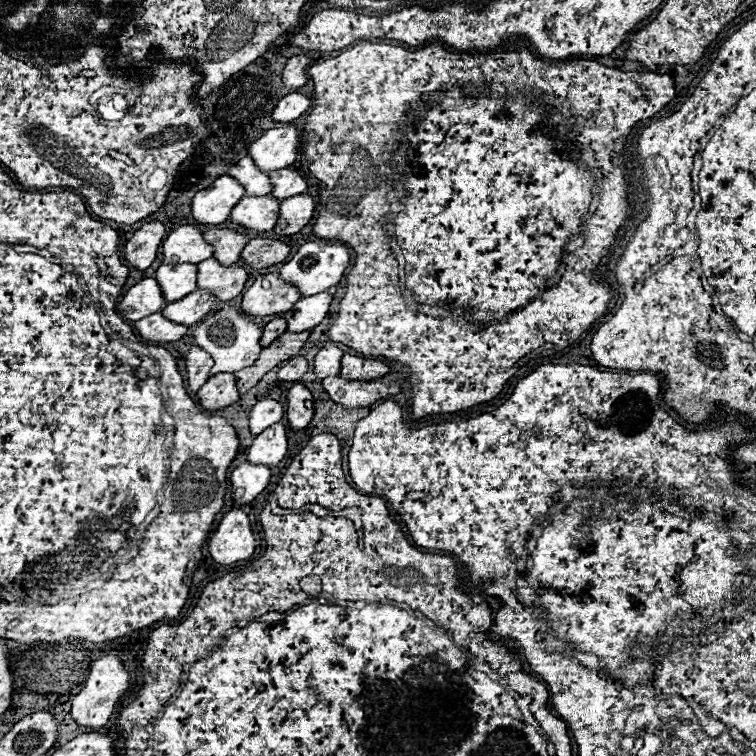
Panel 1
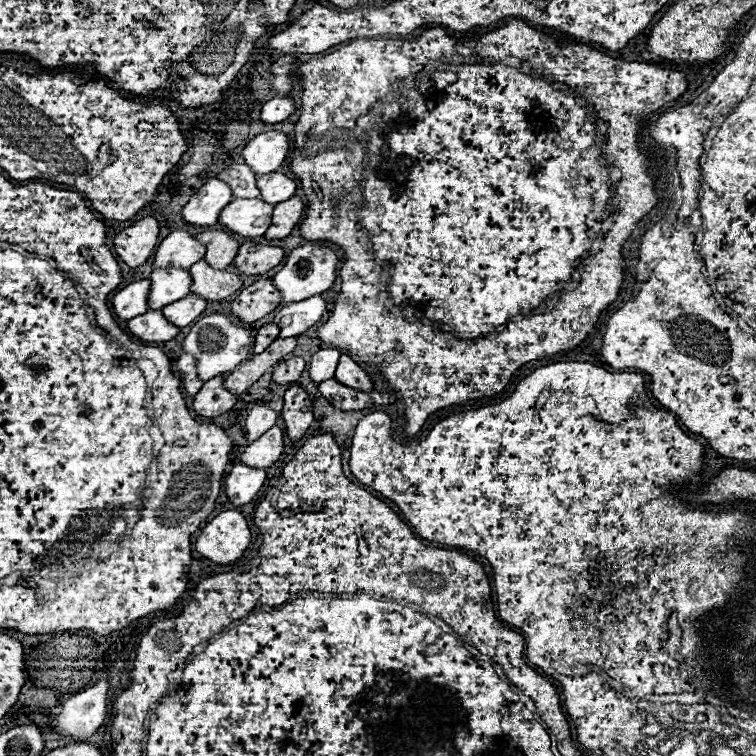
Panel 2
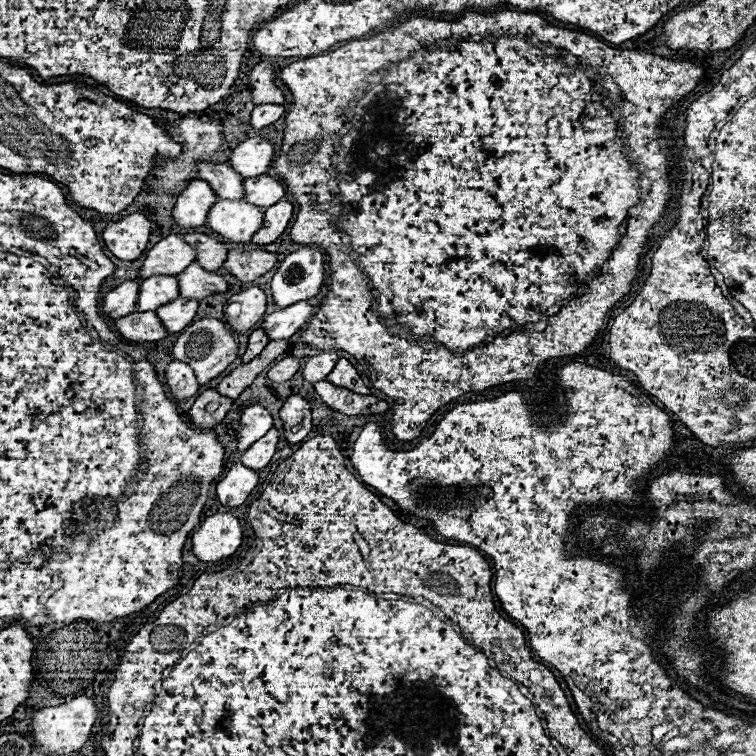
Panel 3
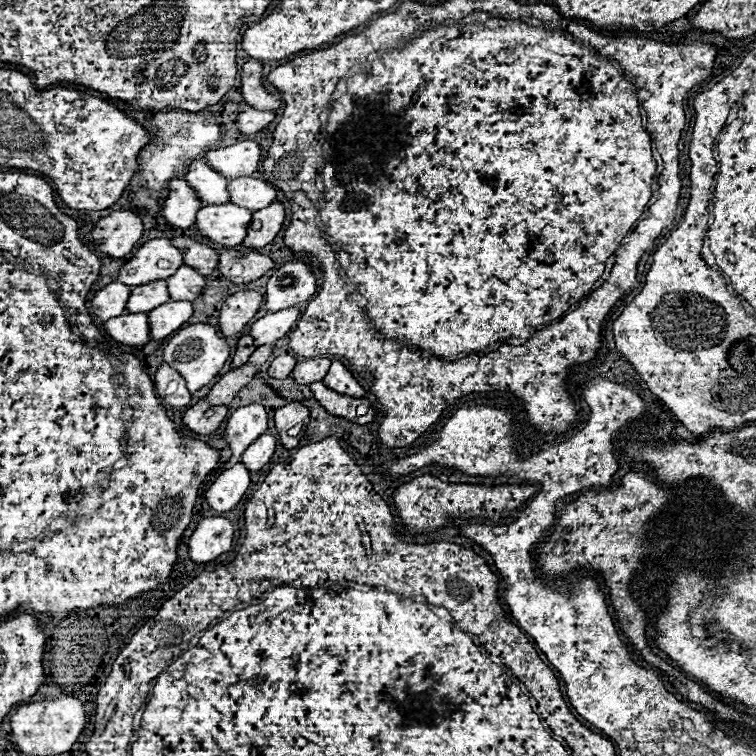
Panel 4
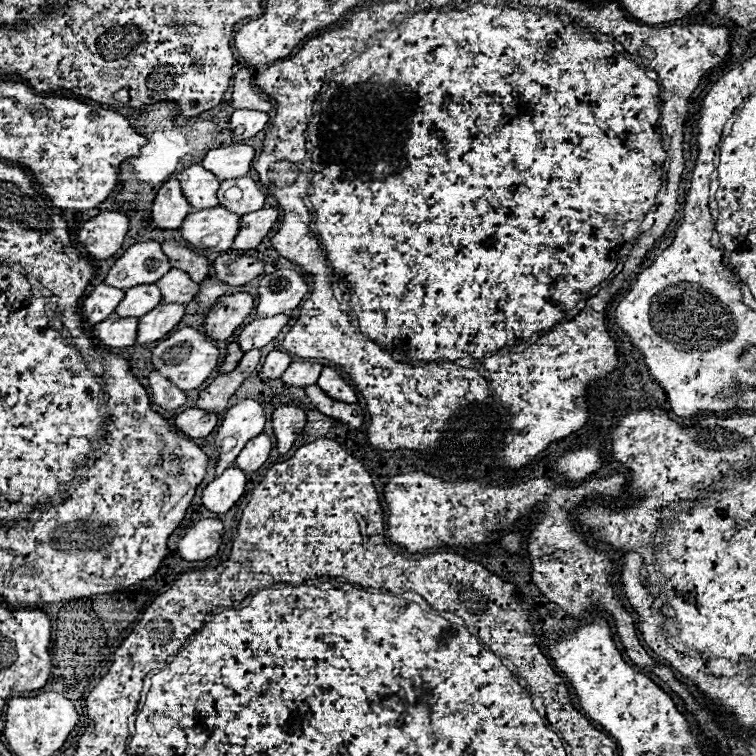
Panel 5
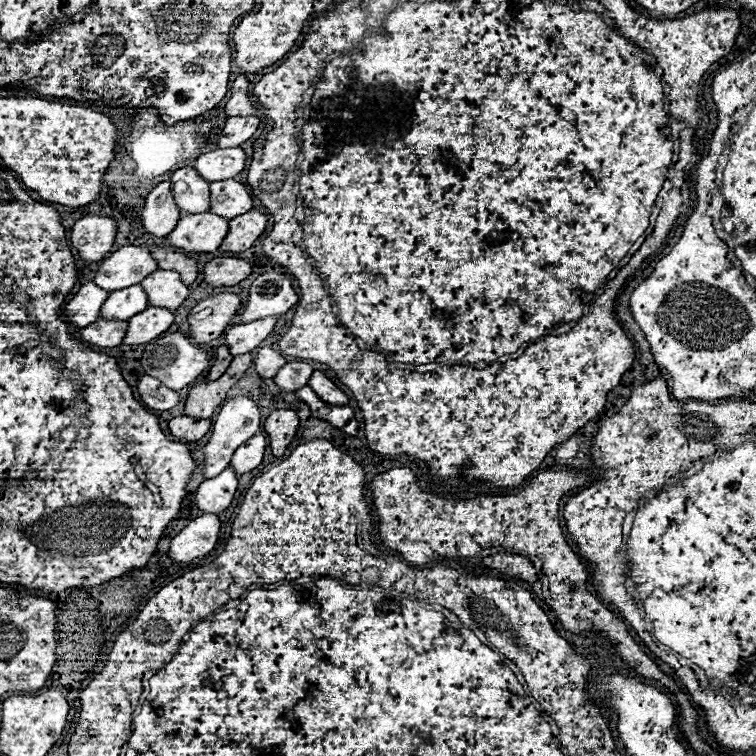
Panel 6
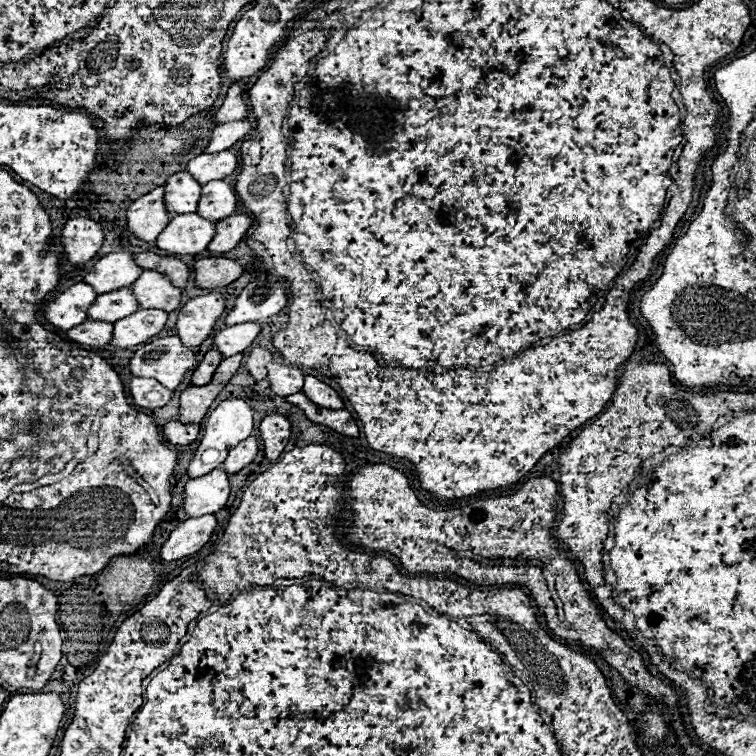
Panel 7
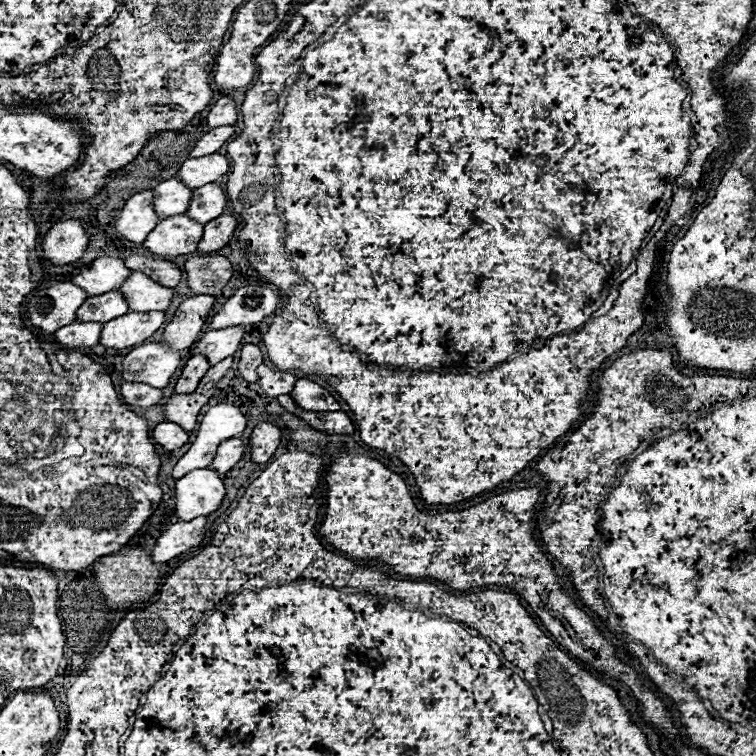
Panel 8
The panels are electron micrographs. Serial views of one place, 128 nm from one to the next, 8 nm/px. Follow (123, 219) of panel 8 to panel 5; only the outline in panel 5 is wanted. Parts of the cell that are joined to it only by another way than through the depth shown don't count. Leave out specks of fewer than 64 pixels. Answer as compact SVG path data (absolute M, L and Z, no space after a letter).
M174 178L160 188L152 204L152 222L160 230L178 230L190 210L192 208L182 194L180 182Z

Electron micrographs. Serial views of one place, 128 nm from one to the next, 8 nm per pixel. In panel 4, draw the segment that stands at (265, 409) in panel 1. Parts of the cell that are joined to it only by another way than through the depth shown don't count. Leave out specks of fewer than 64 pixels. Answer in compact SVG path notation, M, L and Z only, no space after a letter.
M248 404L236 408L234 414L228 418L228 426L226 426L226 442L230 444L232 450L226 468L238 464L244 448L248 448L248 444L260 438L266 430L268 430L268 416L262 404Z

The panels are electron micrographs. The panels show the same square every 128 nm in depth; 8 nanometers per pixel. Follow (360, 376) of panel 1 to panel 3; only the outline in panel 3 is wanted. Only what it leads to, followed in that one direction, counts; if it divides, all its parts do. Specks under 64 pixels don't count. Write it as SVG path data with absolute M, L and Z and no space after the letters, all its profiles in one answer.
M340 358L338 364L334 366L334 370L328 374L326 378L328 382L336 384L336 386L342 386L342 388L350 388L352 392L356 394L368 394L370 390L366 388L366 384L362 382L358 370L346 360L346 358Z

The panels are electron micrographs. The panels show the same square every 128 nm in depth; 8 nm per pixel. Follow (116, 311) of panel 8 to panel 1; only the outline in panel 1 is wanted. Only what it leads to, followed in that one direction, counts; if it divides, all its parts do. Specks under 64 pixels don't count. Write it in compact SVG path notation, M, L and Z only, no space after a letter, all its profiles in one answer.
M162 264L156 272L156 280L168 302L176 302L196 290L196 264Z

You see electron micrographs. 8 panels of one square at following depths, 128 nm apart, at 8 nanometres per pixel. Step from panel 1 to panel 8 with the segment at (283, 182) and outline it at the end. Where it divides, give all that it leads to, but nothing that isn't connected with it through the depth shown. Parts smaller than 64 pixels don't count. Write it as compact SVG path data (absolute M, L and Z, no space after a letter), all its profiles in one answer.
M212 182L194 190L188 216L192 216L192 220L200 220L200 224L208 224L210 220L222 216L224 210L226 210L226 194L220 188L220 184Z

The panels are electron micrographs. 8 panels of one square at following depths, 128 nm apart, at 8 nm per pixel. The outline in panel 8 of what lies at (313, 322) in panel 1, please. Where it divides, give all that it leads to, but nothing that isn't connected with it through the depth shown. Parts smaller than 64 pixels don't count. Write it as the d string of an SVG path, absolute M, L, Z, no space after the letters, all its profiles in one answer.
M240 326L210 330L200 338L194 352L206 356L210 360L210 364L218 364L220 360L234 356L240 350L244 334L246 334L246 330Z

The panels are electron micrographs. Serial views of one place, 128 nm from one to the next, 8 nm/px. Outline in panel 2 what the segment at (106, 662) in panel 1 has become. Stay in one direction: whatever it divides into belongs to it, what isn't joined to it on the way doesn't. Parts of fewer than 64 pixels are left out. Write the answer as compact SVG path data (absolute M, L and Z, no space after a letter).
M104 676L92 688L70 698L56 716L56 730L64 736L74 736L76 740L92 736L108 716L108 688L110 678Z

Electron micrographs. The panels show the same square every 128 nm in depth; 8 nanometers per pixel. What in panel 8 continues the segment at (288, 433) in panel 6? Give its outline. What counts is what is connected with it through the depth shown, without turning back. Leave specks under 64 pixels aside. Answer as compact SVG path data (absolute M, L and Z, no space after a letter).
M262 422L250 434L250 456L254 462L268 462L280 444L280 428L272 422Z

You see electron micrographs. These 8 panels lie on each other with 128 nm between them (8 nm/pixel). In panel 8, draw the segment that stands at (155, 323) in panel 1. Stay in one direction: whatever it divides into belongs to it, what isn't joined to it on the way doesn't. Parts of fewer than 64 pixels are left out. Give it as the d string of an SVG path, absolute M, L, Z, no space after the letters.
M74 322L54 332L62 346L90 348L100 344L100 322Z

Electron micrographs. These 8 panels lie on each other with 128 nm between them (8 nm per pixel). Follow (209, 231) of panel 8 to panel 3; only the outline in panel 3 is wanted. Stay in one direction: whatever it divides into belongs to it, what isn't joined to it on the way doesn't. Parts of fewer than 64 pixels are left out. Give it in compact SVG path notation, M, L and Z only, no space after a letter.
M280 200L278 204L270 206L264 212L264 226L260 228L260 232L252 236L252 242L254 244L272 244L274 240L278 240L282 232L286 230L288 222L292 220L292 214L294 214L294 206L288 200Z

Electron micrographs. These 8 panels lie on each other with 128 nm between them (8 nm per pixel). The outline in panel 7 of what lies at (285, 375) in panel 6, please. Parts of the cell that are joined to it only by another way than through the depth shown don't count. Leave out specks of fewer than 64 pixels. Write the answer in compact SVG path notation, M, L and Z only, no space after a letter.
M268 364L268 380L270 388L278 396L290 396L302 390L304 384L304 372L296 366L286 366L286 364Z

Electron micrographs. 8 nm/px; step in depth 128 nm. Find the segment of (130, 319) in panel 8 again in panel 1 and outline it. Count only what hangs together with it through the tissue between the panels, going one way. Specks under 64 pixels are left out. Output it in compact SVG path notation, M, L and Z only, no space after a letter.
M194 290L192 294L184 296L178 302L170 302L162 316L166 316L168 320L176 322L176 324L186 324L192 326L196 322L200 322L204 316L208 316L212 312L216 304L216 296L210 294L208 290Z

